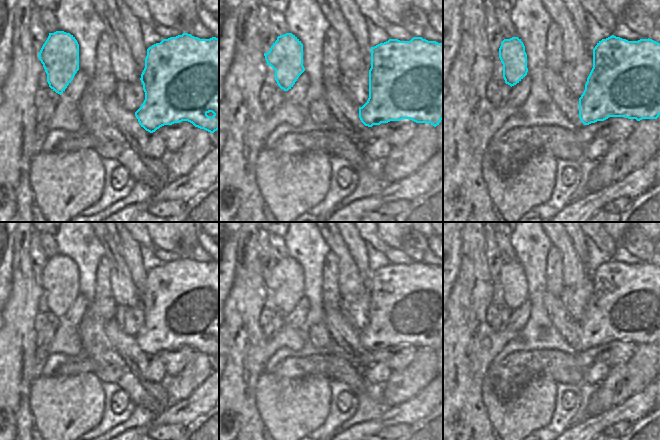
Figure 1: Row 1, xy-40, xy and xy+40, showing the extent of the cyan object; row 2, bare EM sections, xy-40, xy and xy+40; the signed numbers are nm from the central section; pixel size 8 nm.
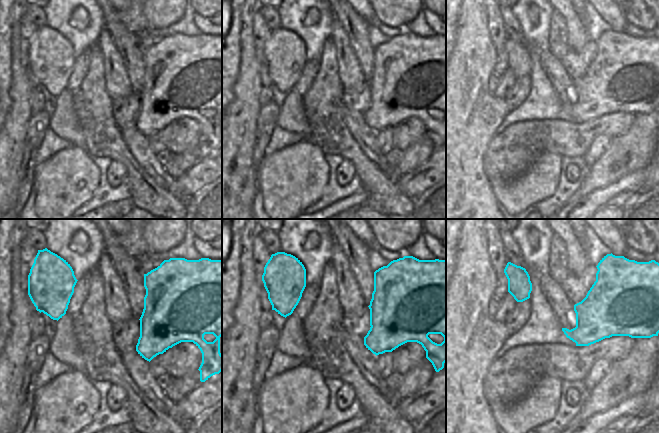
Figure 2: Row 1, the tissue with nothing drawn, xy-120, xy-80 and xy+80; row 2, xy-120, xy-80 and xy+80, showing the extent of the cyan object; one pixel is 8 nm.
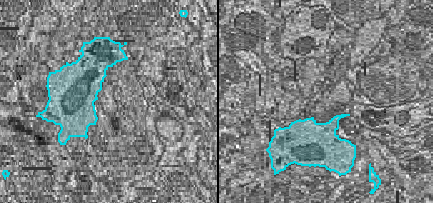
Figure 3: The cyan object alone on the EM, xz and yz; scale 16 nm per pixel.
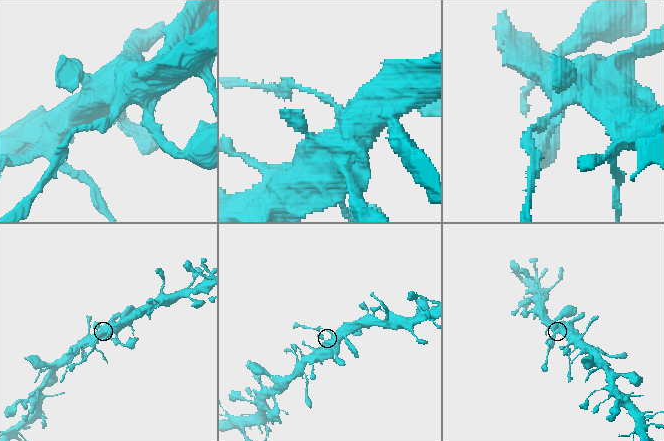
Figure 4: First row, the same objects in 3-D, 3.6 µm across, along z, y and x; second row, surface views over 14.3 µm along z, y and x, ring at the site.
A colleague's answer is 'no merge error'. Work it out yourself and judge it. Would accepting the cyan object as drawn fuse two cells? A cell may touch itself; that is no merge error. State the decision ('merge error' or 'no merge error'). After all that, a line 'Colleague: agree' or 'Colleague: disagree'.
merge error
Colleague: disagree

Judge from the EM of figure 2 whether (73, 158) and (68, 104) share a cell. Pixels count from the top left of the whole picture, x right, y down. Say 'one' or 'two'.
two

